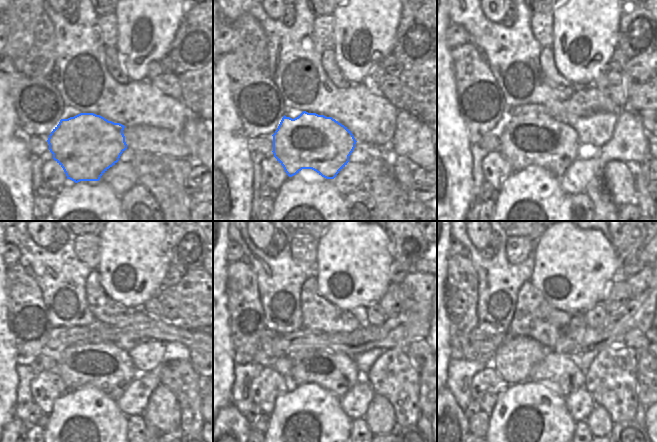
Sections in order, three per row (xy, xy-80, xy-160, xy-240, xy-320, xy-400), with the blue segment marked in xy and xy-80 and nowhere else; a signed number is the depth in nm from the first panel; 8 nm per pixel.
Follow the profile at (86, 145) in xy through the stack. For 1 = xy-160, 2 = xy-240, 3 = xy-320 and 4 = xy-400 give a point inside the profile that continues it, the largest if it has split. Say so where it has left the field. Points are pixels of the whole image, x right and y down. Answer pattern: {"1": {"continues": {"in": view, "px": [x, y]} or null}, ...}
{"1": {"continues": {"in": "xy-160", "px": [536, 139]}}, "2": {"continues": {"in": "xy-240", "px": [105, 367]}}, "3": {"continues": {"in": "xy-320", "px": [336, 372]}}, "4": {"continues": {"in": "xy-400", "px": [555, 371]}}}

